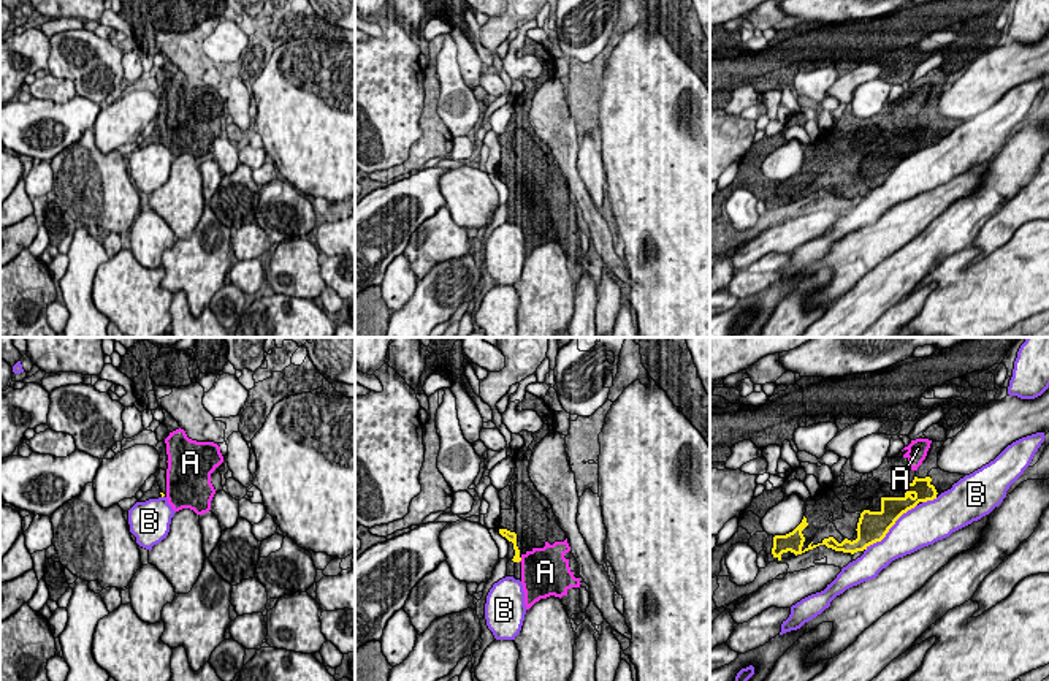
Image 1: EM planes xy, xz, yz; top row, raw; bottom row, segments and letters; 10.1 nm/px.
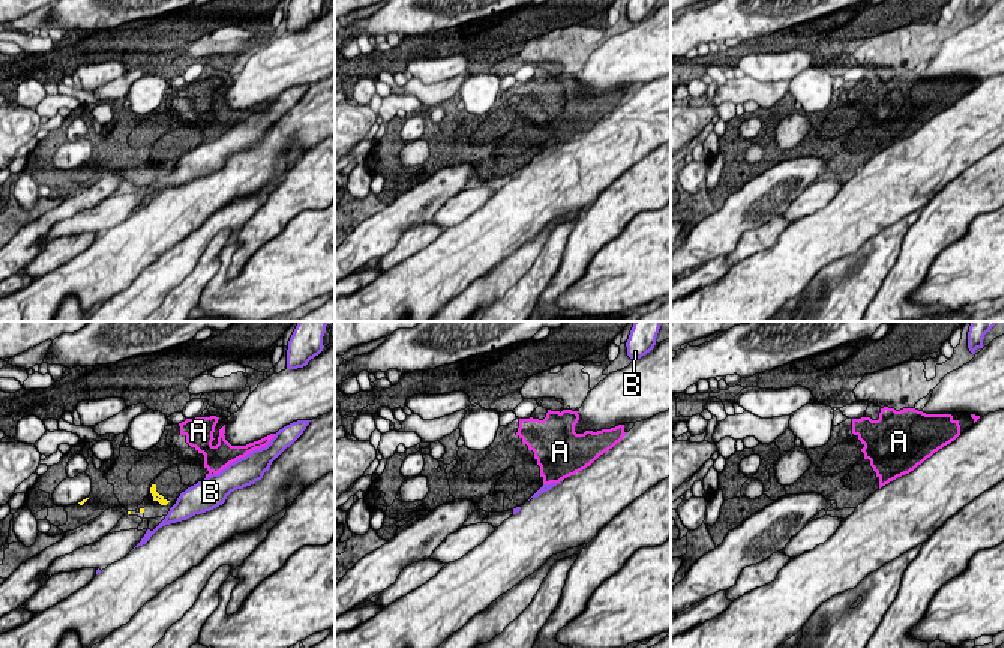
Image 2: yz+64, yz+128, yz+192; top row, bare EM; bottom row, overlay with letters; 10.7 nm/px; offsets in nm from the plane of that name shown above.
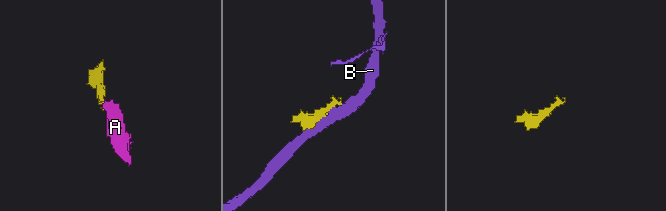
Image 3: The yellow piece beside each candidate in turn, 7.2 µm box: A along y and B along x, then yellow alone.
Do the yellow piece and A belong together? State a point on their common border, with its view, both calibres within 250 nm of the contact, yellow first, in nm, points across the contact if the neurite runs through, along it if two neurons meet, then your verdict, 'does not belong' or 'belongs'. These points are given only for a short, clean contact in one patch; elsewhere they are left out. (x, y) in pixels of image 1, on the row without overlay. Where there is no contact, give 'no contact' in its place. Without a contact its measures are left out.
meets yellow in xz at (520, 205); 100 nm thick on the yellow side, 440 nm on the other; runs through xz (512, 182), (520, 205), (542, 214); belongs

